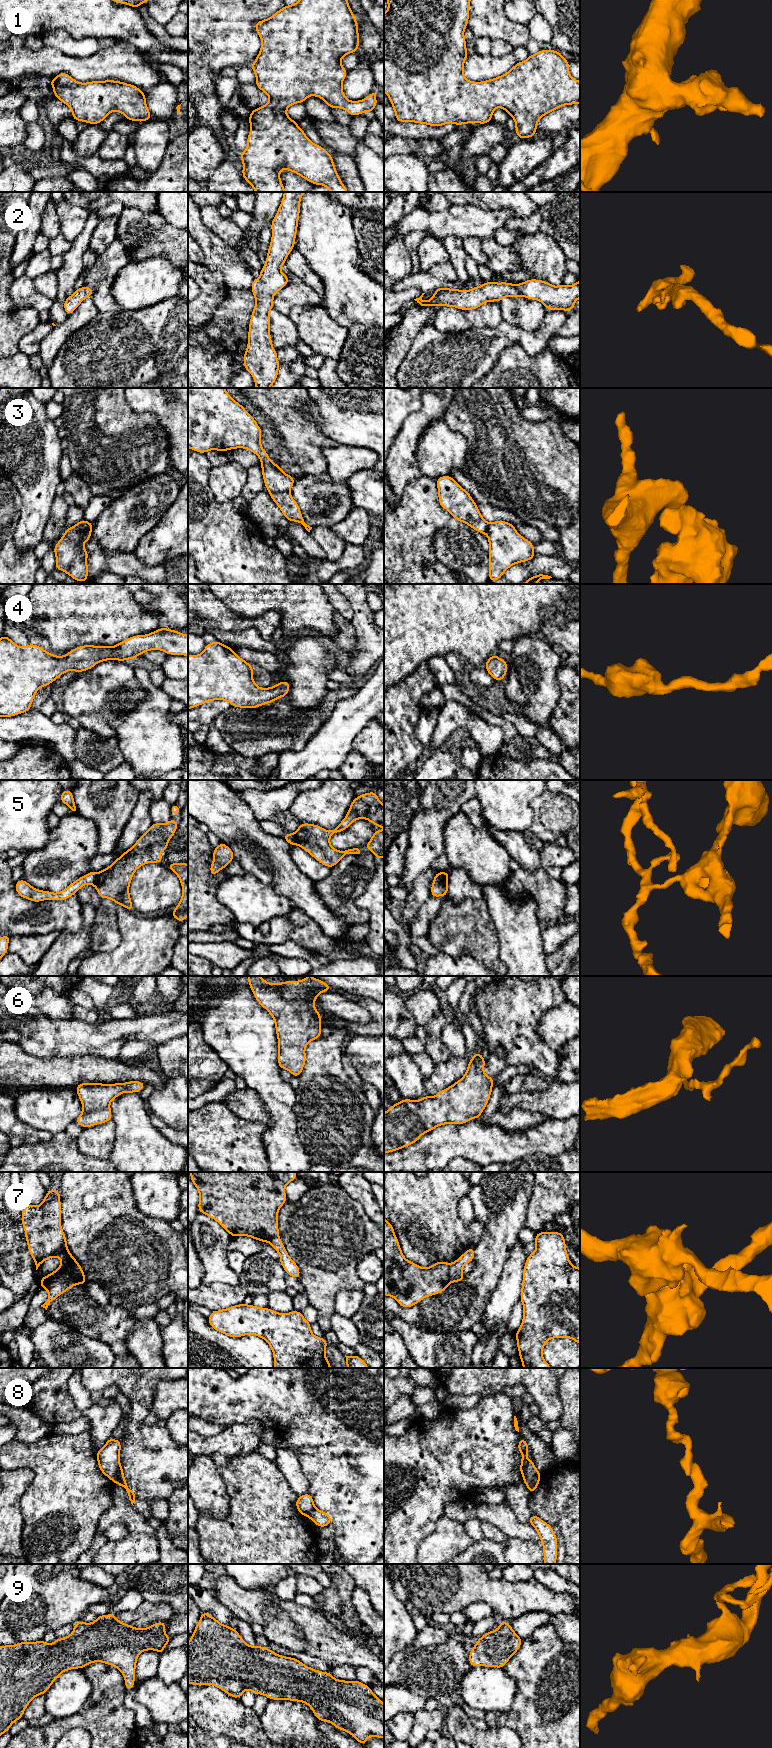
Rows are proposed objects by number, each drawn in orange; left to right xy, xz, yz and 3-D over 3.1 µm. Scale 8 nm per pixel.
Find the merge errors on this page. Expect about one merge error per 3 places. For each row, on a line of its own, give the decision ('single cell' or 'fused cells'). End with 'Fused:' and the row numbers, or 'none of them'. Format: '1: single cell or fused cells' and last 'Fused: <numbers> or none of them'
1: single cell
2: single cell
3: fused cells
4: single cell
5: fused cells
6: single cell
7: fused cells
8: fused cells
9: single cell
Fused: 3, 5, 7, 8

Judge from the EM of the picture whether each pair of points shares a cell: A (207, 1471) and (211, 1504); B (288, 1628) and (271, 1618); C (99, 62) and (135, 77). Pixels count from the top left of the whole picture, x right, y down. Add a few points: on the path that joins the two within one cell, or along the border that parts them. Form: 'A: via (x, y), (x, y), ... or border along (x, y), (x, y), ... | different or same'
A: via (207, 1479), (207, 1490), (211, 1496) | same
B: via (284, 1628), (281, 1628), (275, 1622) | same
C: via (108, 63), (121, 63), (126, 68) | same

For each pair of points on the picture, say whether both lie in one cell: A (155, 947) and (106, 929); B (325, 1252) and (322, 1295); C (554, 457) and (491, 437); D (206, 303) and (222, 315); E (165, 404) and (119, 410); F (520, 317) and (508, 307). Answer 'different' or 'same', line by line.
A: different
B: same
C: same
D: different
E: different
F: same

